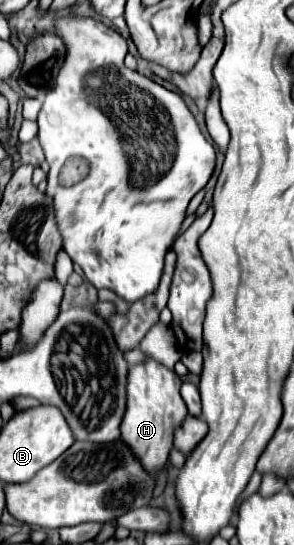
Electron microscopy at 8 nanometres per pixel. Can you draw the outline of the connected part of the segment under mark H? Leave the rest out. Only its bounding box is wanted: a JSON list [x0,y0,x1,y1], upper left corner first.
[121,356,187,476]

